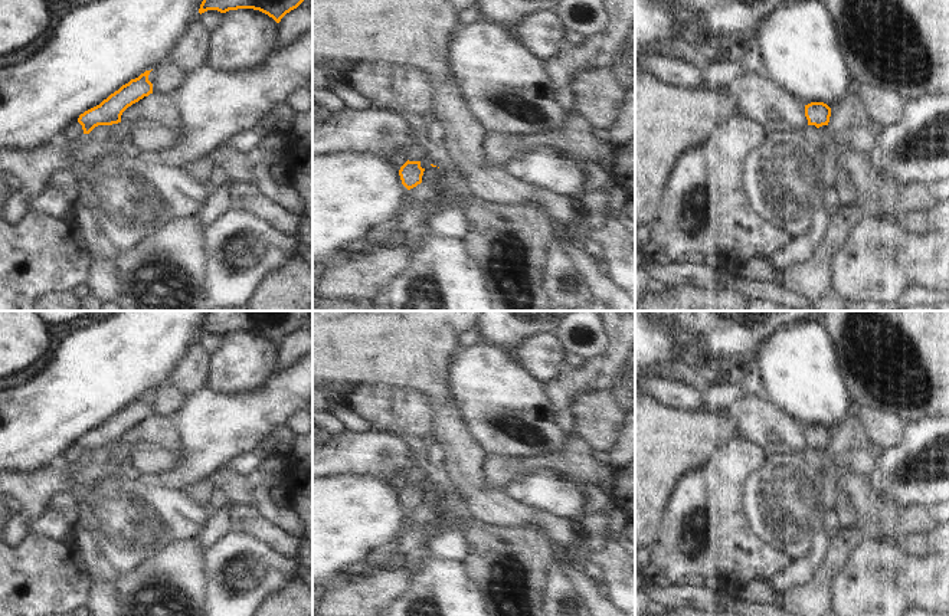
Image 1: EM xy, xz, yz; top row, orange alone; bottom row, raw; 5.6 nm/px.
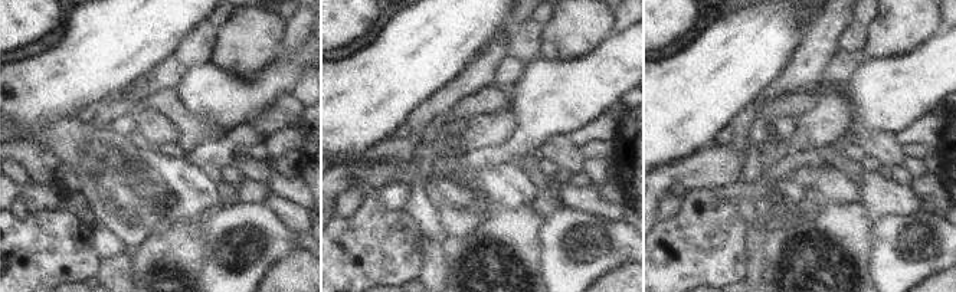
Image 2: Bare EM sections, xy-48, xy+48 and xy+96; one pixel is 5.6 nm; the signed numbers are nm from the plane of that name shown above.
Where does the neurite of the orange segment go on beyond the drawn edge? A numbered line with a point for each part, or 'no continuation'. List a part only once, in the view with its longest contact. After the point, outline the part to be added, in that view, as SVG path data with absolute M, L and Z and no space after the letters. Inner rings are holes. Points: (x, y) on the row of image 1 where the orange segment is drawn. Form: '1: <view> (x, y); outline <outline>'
1: xz (431, 174); outline M428 167L423 171L422 181L423 183L435 183L441 177L441 171L438 167Z

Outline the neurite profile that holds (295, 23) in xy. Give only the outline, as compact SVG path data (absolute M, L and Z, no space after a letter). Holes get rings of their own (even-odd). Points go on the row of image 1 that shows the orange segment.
M304 0L297 9L287 13L276 33L276 47L285 47L294 43L300 36L312 29L312 7L310 0Z

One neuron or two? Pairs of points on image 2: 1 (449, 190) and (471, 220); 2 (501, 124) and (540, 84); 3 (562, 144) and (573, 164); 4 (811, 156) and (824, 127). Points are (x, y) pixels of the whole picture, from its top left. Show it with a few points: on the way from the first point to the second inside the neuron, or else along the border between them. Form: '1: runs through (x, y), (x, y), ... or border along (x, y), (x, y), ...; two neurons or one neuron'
1: border along (444, 204), (464, 209), (480, 217); two neurons
2: border along (508, 107), (516, 118), (516, 130), (500, 144); two neurons
3: runs through (562, 148), (570, 160); one neuron
4: border along (814, 148), (799, 151); two neurons

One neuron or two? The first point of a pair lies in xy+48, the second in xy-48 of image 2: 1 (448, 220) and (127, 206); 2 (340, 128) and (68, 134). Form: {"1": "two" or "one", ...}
{"1": "two", "2": "two"}

